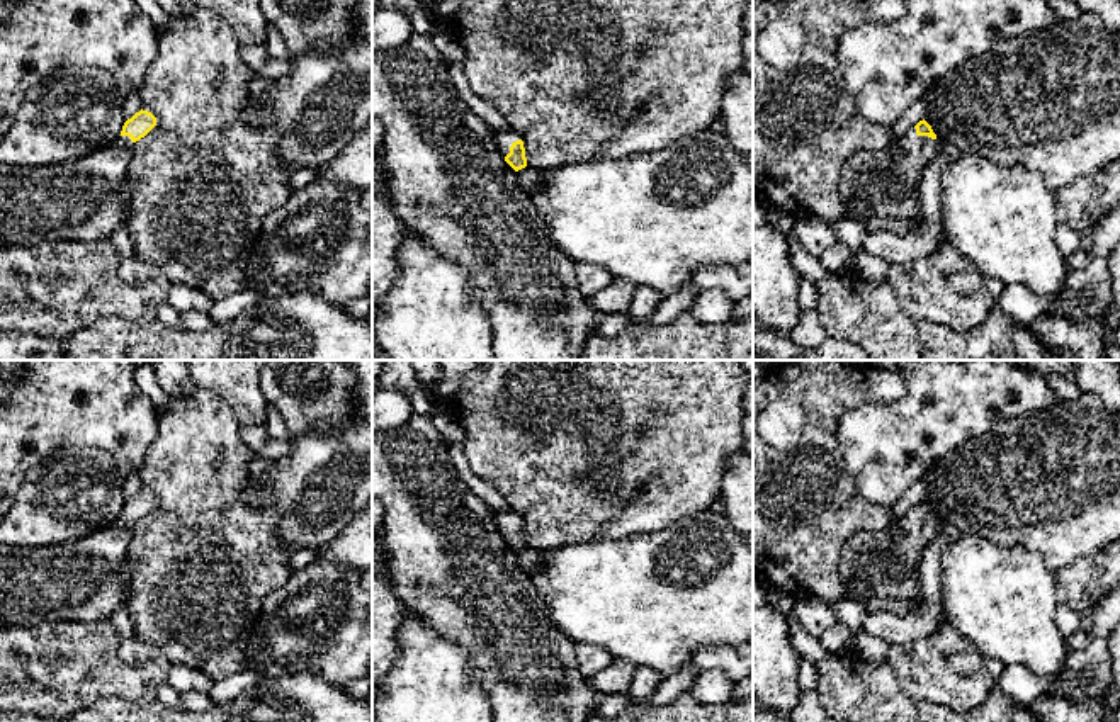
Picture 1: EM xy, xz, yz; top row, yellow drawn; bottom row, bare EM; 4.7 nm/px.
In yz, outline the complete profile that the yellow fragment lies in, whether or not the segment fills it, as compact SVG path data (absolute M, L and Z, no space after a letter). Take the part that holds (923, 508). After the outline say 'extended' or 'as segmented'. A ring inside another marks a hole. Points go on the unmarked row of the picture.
M923 499L891 532L855 533L845 544L838 566L848 596L858 601L918 601L925 595L919 562L942 530L931 506Z; extended

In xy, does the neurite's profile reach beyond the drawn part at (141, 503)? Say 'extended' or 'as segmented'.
extended

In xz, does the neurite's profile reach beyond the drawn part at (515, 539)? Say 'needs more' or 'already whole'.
needs more

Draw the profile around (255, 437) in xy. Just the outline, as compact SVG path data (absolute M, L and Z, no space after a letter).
M265 425L240 426L241 442L258 457L277 462L284 459L291 448L291 437L275 440L265 432Z

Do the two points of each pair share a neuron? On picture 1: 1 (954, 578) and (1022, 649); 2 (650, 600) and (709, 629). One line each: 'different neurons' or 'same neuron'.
1: same neuron
2: same neuron

